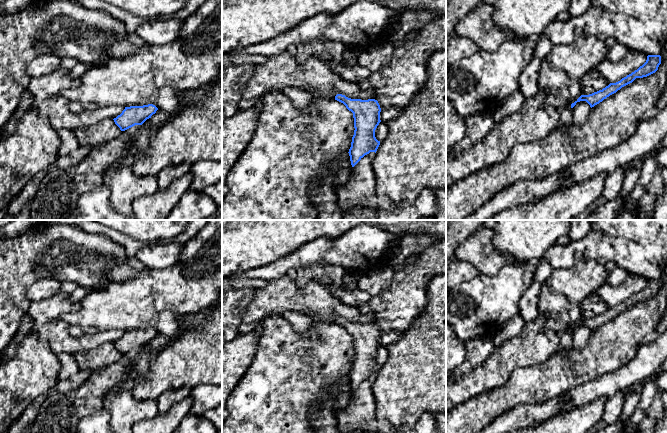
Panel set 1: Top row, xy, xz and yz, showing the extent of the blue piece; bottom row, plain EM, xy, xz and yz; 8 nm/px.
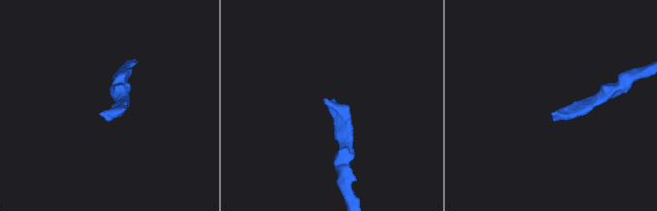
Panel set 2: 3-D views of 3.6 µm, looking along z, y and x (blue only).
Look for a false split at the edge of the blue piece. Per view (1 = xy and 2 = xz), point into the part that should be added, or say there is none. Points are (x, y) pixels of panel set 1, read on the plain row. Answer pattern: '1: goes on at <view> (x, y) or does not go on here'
1: does not go on here
2: does not go on here

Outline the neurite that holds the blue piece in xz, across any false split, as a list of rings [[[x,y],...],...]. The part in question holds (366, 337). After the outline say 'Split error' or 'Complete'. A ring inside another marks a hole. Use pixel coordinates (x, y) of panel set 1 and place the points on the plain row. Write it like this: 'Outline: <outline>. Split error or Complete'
Outline: [[[337,318],[335,324],[343,327],[353,337],[355,354],[348,377],[354,391],[365,379],[376,377],[380,369],[380,365],[375,361],[375,354],[381,346],[381,332],[375,323],[351,323]]]. Complete

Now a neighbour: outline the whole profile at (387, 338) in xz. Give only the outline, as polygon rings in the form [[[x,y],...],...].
[[[393,330],[381,333],[381,336],[380,336],[381,346],[388,347],[389,345],[396,343],[399,340],[400,335],[401,335],[401,332],[393,331]]]

